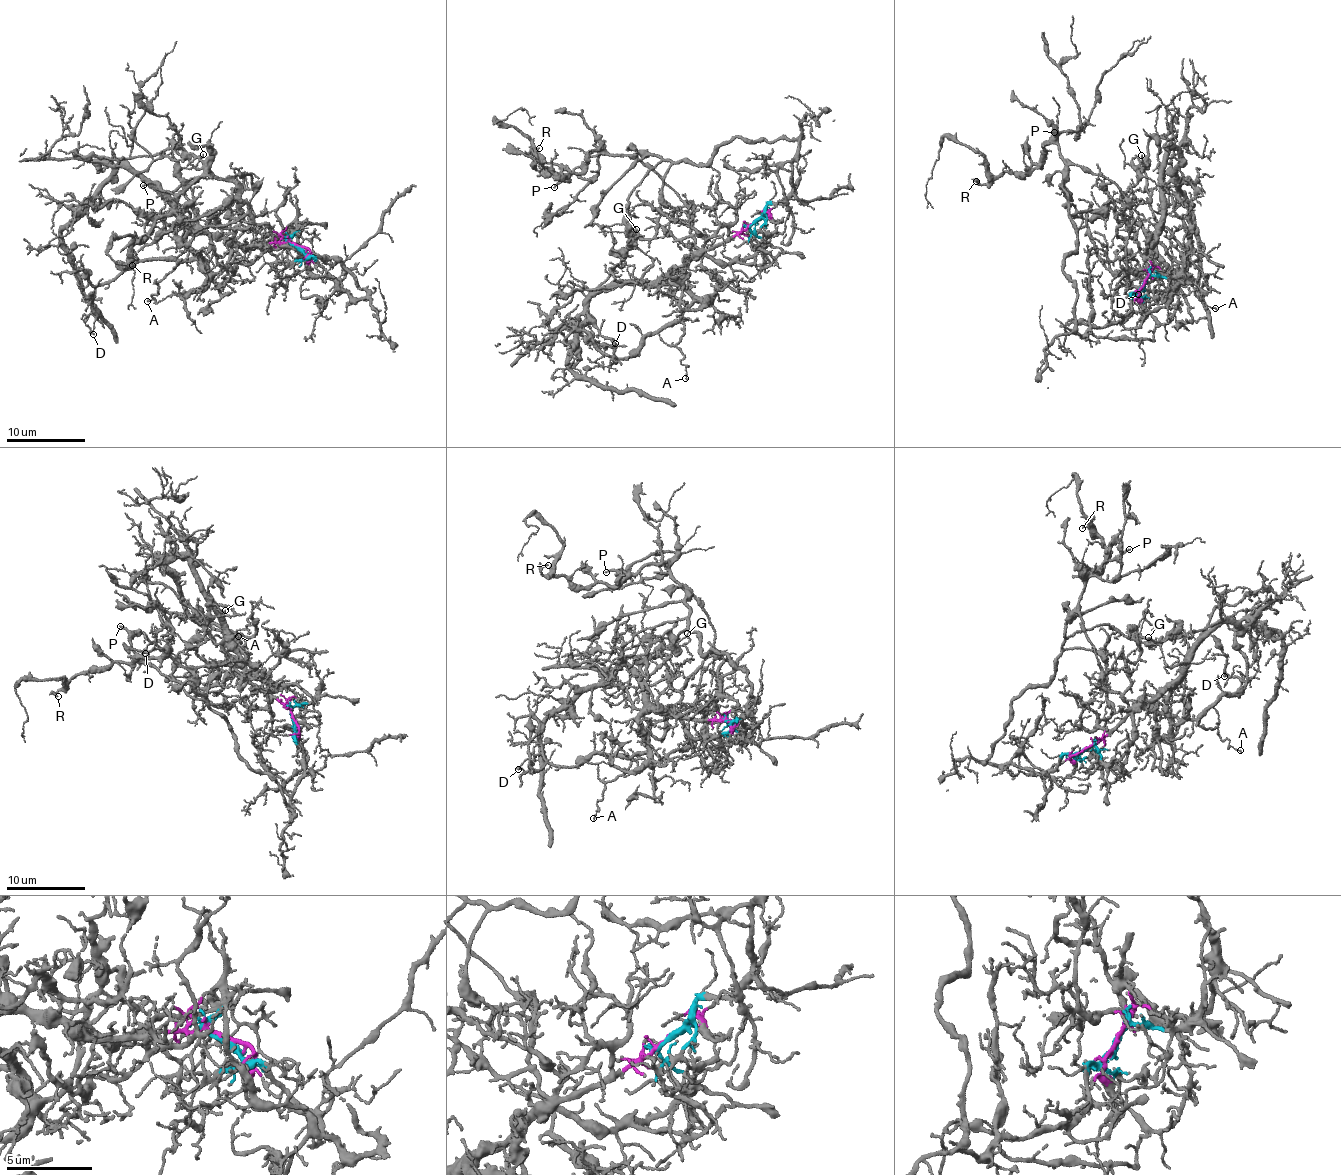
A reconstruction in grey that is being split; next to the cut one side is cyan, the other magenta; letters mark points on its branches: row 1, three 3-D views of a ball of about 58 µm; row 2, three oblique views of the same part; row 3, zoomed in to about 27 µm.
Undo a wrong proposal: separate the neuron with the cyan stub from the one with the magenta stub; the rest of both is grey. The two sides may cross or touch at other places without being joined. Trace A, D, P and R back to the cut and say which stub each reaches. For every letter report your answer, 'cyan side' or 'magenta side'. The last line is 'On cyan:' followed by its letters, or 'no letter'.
A: magenta side
D: magenta side
P: cyan side
R: cyan side
On cyan: P, R

